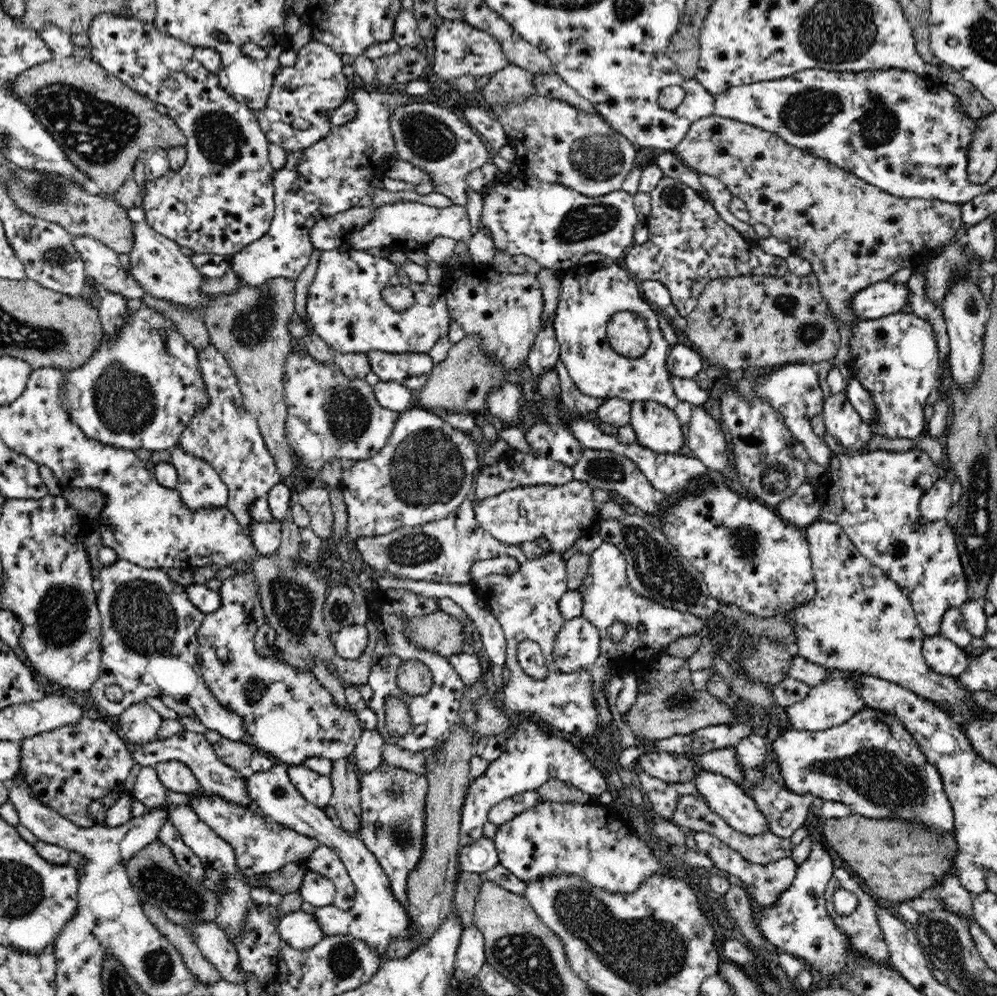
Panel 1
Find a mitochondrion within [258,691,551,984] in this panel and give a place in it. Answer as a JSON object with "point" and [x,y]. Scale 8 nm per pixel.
{"point":[343,960]}

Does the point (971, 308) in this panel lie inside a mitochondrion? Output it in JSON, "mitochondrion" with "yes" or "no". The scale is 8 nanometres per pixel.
{"mitochondrion":"yes"}

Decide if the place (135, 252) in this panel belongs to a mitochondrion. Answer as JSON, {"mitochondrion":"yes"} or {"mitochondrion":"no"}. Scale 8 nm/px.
{"mitochondrion":"no"}

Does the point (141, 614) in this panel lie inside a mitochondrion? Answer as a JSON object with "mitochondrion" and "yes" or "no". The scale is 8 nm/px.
{"mitochondrion":"yes"}

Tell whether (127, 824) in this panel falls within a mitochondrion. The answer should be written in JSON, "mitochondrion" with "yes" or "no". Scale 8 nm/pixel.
{"mitochondrion":"no"}

